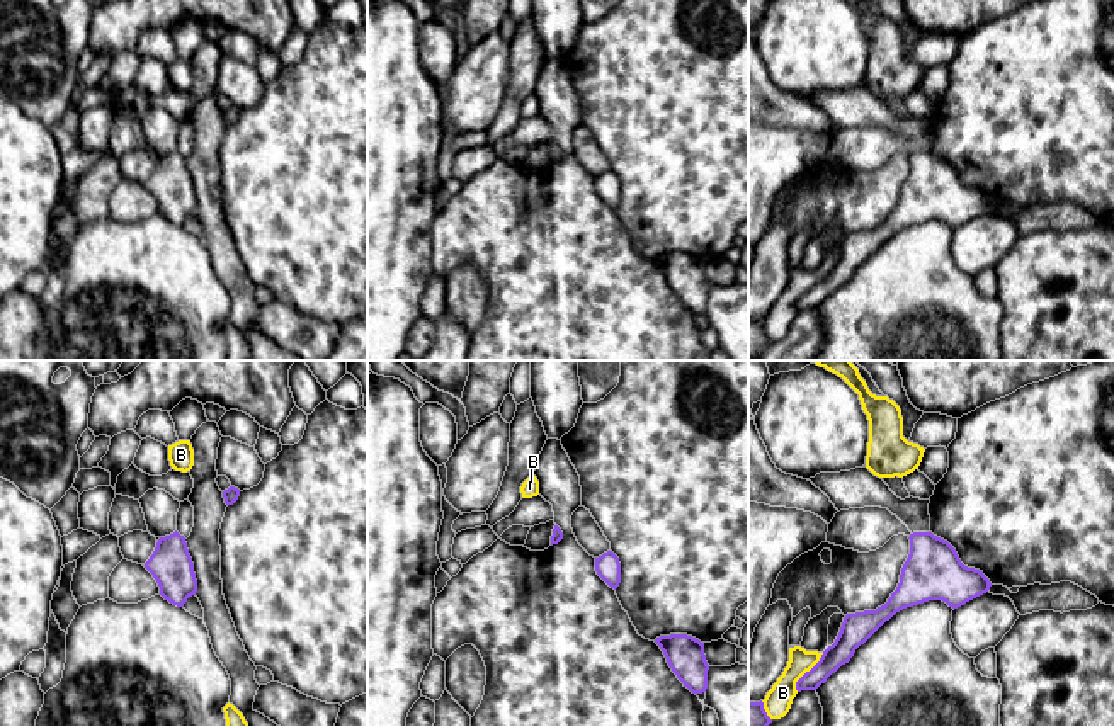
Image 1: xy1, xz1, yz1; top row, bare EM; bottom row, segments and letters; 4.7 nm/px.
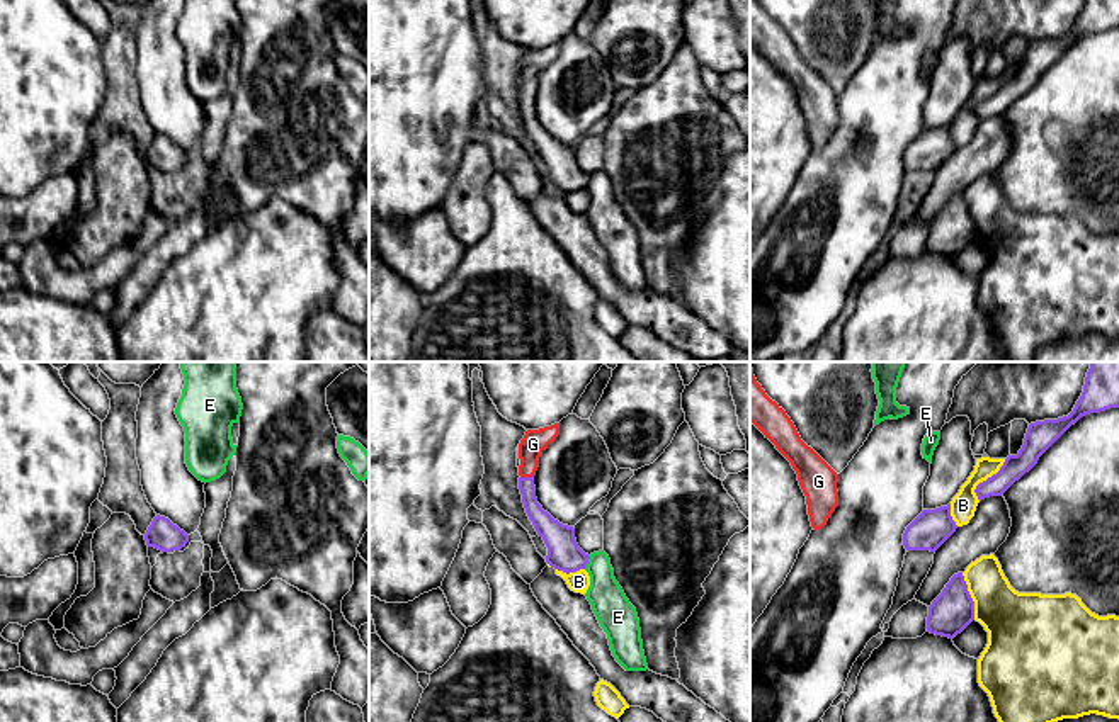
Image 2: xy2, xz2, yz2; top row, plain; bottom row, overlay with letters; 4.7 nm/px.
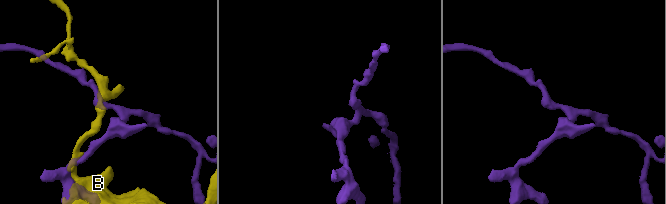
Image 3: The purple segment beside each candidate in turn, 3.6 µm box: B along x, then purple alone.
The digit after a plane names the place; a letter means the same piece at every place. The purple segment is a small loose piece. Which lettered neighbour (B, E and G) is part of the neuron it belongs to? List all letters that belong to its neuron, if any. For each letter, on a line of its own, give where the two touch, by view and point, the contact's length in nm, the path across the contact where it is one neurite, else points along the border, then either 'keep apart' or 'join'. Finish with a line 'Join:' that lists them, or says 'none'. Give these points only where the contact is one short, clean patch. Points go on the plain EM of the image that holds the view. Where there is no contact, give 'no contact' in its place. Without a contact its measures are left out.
B: meets purple in yz2 at (987, 99); contact 240 nm long; keep apart
E: meets purple in xz2 at (587, 182); contact 70 nm long; keep apart
G: meets purple in xz2 at (526, 97); contact 70 nm long; runs through xz2 (545, 143), (531, 124), (526, 97), (533, 63); join
Join: G

